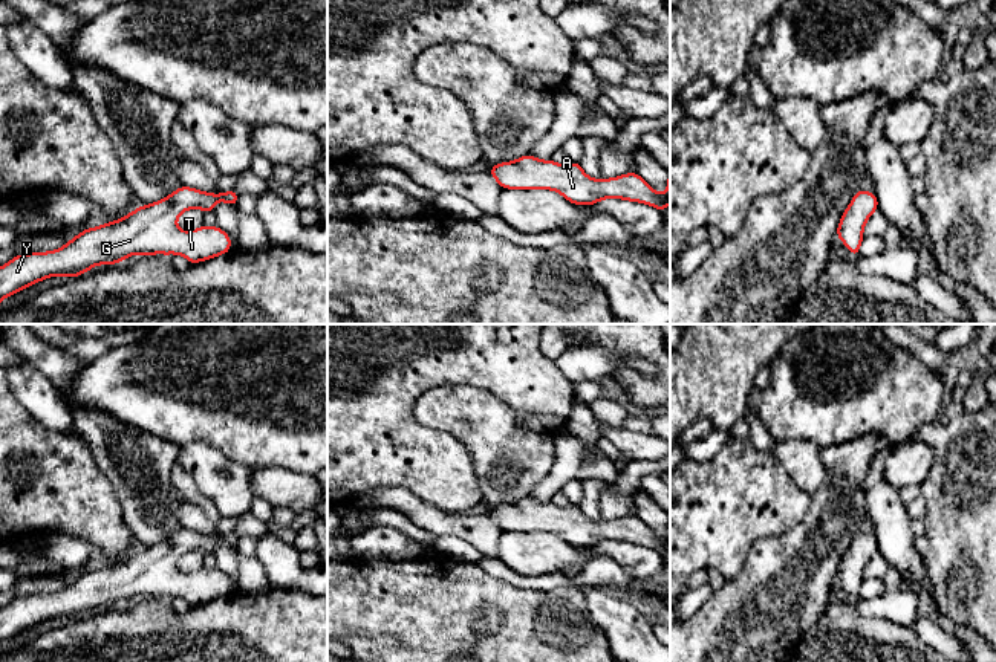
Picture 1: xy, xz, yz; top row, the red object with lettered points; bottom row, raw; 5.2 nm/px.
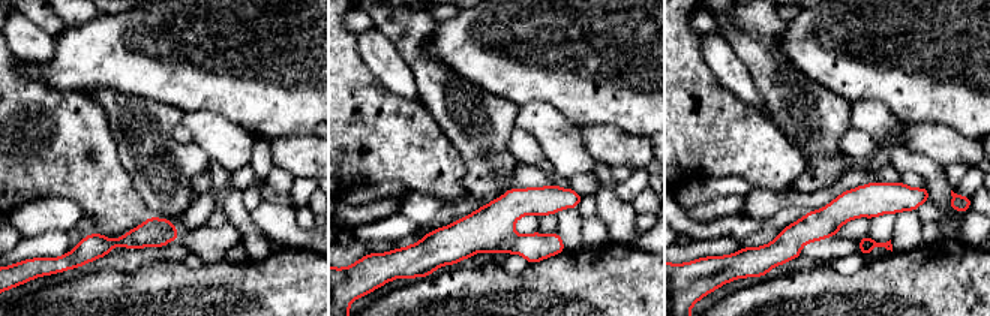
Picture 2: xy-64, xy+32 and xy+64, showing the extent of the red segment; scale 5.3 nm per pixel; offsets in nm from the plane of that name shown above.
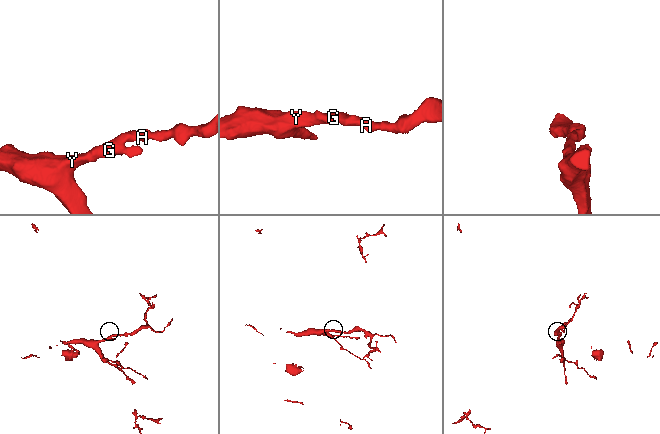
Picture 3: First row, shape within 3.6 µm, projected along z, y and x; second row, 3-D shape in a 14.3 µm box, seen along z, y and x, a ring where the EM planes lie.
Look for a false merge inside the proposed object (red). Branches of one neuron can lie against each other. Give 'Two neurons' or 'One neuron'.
One neuron

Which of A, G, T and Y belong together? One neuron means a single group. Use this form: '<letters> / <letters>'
A G T Y

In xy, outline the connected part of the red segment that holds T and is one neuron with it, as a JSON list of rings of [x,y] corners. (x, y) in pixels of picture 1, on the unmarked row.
[[[181,529],[165,541],[139,549],[121,563],[81,573],[60,592],[15,598],[0,610],[0,644],[44,621],[78,619],[93,608],[116,607],[135,596],[177,596],[191,607],[226,596],[231,581],[225,573],[203,567],[193,573],[181,573],[176,563],[191,550],[210,555],[219,543],[236,549],[237,541],[236,532],[211,537]]]

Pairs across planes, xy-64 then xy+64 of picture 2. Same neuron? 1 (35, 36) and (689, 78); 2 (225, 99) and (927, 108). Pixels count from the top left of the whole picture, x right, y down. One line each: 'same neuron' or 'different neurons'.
1: different neurons
2: same neuron

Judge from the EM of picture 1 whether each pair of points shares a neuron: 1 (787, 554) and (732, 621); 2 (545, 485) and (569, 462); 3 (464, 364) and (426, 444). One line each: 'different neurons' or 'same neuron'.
1: same neuron
2: same neuron
3: same neuron

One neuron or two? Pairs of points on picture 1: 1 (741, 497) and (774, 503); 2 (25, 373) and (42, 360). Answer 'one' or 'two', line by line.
1: one
2: two

